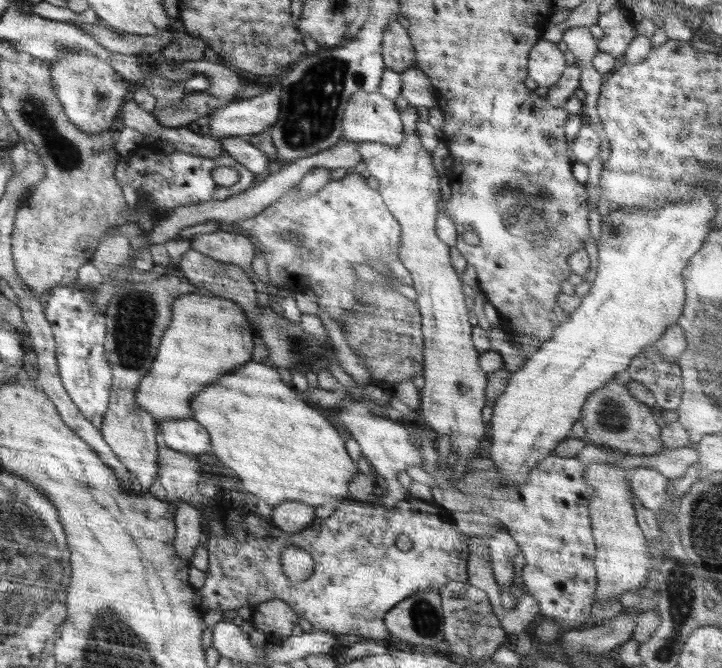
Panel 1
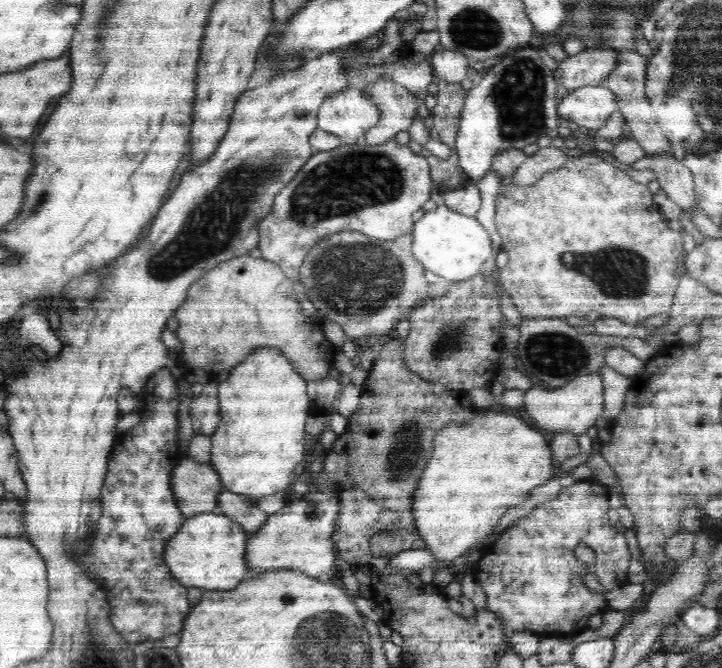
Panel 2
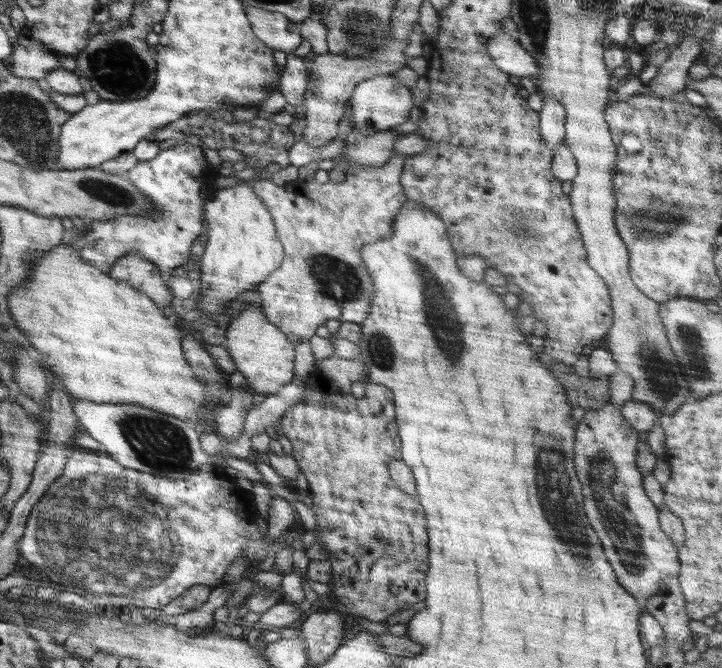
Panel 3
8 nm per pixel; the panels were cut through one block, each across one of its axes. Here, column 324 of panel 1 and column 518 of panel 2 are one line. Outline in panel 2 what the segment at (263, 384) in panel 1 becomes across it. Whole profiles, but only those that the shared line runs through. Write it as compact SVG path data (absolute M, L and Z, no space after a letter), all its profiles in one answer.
M505 409L488 410L485 415L483 412L479 412L471 418L471 422L452 422L452 424L449 424L440 432L436 433L432 441L432 454L429 456L430 460L428 460L426 468L422 471L420 482L418 482L418 486L416 486L416 490L414 490L414 496L412 496L412 499L414 499L412 500L412 503L414 503L412 504L414 525L416 525L416 530L420 535L420 539L426 543L425 550L432 553L432 555L436 557L436 561L444 562L447 565L449 562L463 555L470 548L478 546L478 543L486 543L487 537L492 533L492 530L496 528L496 524L498 524L498 520L504 516L504 512L508 512L512 506L524 502L524 500L530 496L530 492L532 492L534 488L554 478L552 468L555 467L555 465L553 464L553 458L551 458L548 440L546 440L546 436L544 436L545 433L546 432L536 427L529 426L521 417L506 413Z

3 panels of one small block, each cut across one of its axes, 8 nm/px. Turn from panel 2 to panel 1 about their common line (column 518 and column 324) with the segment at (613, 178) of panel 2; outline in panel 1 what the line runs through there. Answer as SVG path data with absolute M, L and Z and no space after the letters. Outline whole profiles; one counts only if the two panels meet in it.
M355 170L349 171L347 175L341 180L331 180L326 186L323 186L319 191L316 191L316 194L312 196L302 198L298 196L298 187L292 187L290 190L282 193L282 196L278 198L276 202L273 202L268 208L262 210L257 215L254 215L252 218L247 218L227 226L228 231L232 233L238 233L242 236L245 236L250 241L254 240L256 244L262 246L264 252L265 260L267 261L267 270L268 270L268 280L270 285L281 286L282 288L287 288L291 294L298 294L298 292L304 292L304 290L311 290L318 297L318 306L320 310L328 312L330 318L337 322L340 327L343 326L343 316L349 314L355 306L359 305L359 300L357 299L357 289L359 286L356 285L359 278L356 274L353 264L371 264L371 262L379 262L383 260L387 267L389 268L390 277L392 281L400 283L400 285L412 286L413 279L408 272L408 269L401 263L401 260L398 256L398 248L401 245L401 226L399 222L392 216L392 213L388 210L388 207L385 205L383 198L380 196L380 193L368 187L366 174L357 173Z

